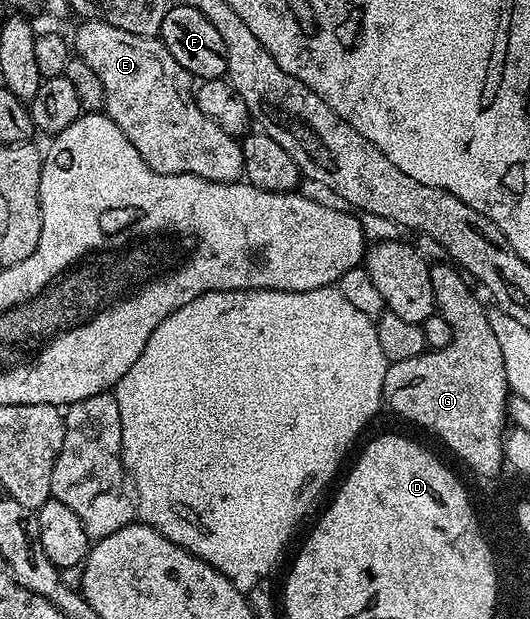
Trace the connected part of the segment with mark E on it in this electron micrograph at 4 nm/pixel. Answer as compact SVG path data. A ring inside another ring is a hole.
M82 20L78 33L72 36L72 48L75 53L100 78L104 86L105 115L110 117L120 130L124 130L124 138L136 146L140 158L148 162L152 170L160 174L192 174L212 182L233 184L243 179L244 158L241 143L230 136L212 118L208 118L198 109L195 89L190 88L190 73L172 58L172 54L162 45L161 39L153 36L137 36L128 34L128 30L120 30L116 26L108 26L108 22L99 20Z

